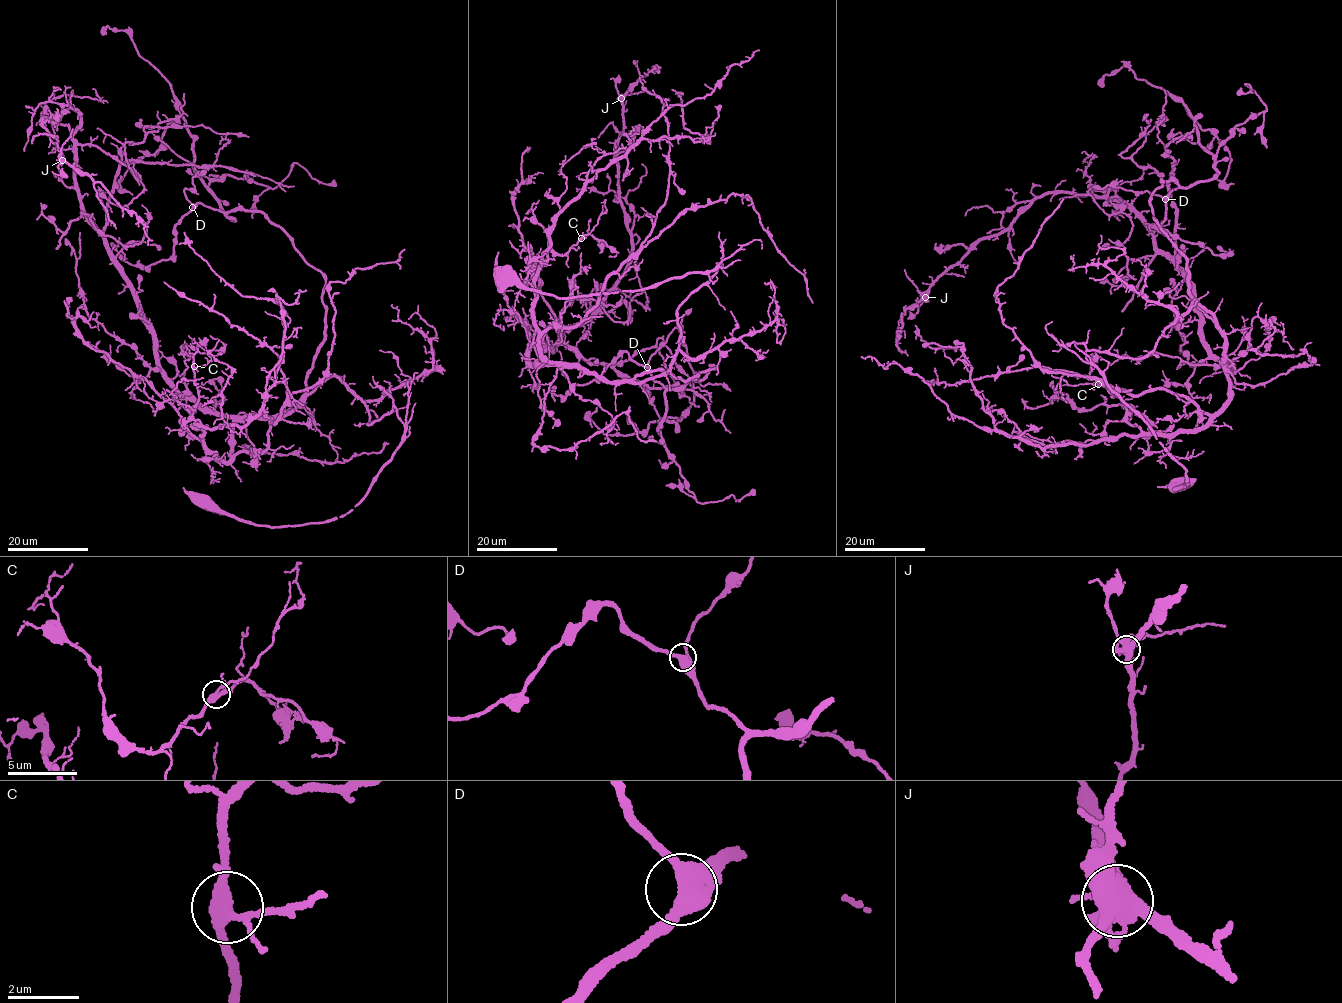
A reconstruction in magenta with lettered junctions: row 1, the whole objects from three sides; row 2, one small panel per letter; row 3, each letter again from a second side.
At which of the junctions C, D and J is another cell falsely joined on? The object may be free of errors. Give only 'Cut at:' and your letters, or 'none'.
Cut at: J

